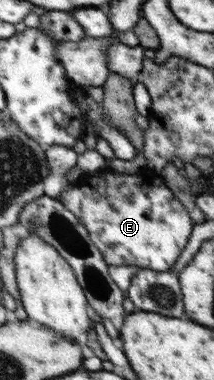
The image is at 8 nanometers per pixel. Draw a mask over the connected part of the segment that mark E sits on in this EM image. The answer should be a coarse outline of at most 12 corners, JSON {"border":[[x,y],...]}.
{"border":[[100,171],[59,202],[107,266],[169,271],[192,221],[164,185]]}

